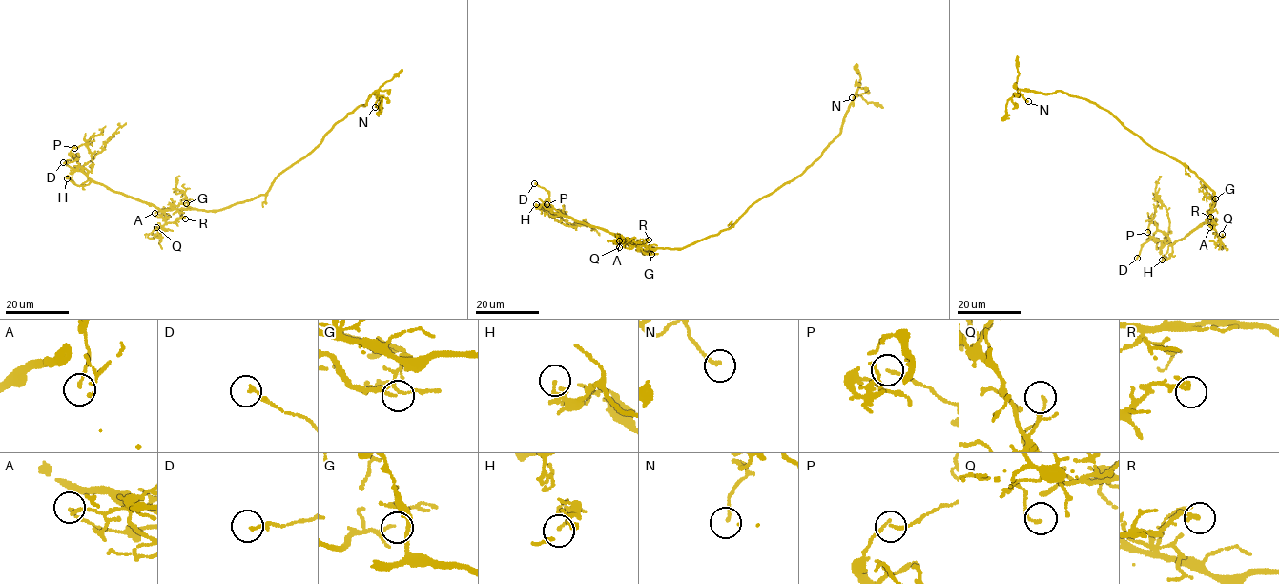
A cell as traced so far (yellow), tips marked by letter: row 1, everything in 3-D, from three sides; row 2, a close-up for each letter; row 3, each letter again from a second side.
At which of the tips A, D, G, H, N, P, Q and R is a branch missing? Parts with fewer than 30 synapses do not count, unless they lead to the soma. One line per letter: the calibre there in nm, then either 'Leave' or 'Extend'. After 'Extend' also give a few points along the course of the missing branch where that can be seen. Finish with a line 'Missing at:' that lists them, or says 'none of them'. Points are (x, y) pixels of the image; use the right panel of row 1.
A: Thickness 120 nm. Leave
D: Thickness 140 nm. Leave
G: Thickness 90 nm. Leave
H: Thickness 110 nm. Leave
N: Thickness 160 nm. Leave
P: Thickness 80 nm. Leave
Q: Thickness 120 nm. Leave
R: Thickness 220 nm. Leave
Missing at: none of them

